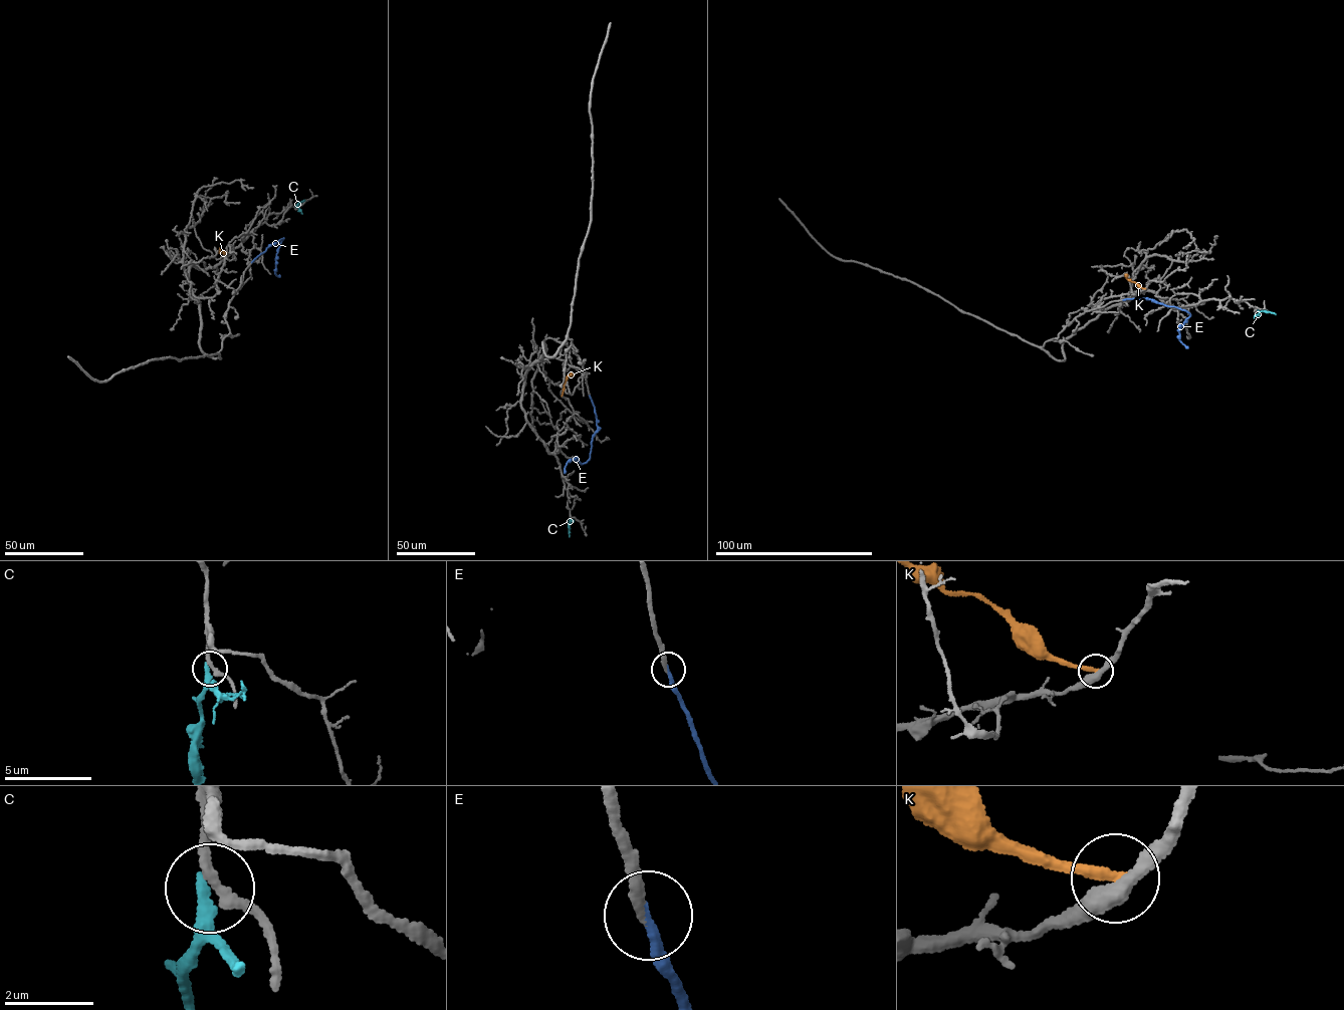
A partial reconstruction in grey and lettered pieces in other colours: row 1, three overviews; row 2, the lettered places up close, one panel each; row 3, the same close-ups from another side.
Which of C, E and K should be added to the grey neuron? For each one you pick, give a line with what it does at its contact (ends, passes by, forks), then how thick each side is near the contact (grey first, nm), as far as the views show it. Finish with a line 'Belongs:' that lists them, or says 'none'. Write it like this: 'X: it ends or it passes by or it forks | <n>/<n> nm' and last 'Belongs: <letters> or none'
E: it ends | 240/200 nm
Belongs: E

